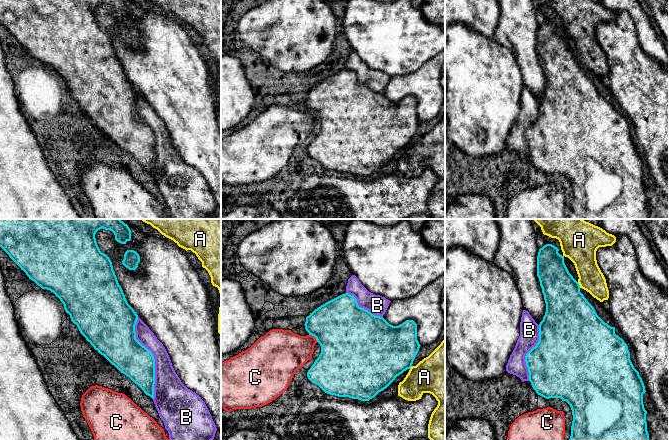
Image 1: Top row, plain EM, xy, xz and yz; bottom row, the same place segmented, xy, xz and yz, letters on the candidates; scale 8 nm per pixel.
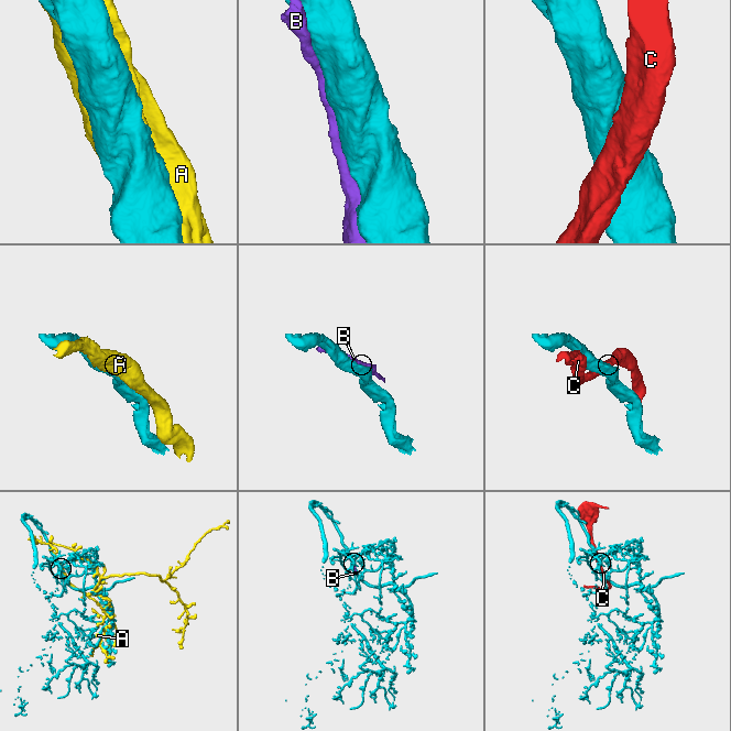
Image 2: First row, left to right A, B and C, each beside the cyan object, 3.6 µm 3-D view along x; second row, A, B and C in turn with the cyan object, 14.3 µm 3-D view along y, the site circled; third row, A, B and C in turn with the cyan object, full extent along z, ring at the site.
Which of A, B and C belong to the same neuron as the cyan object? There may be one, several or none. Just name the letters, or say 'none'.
none

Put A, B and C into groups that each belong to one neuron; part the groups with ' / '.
A / B / C

